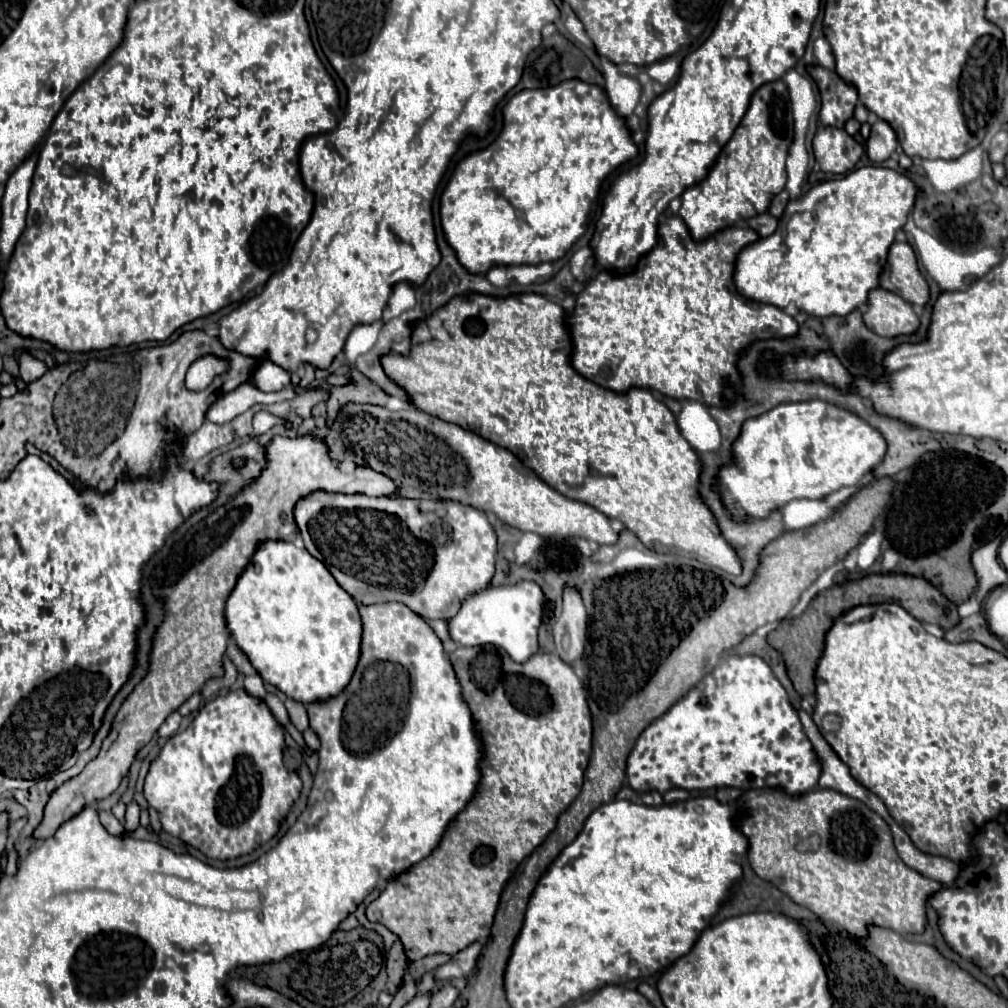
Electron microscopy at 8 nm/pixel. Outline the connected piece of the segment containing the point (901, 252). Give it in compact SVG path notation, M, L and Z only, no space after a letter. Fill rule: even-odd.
M895 242L891 246L887 266L881 274L881 286L917 306L925 306L931 296L929 284L919 272L915 252L905 242Z

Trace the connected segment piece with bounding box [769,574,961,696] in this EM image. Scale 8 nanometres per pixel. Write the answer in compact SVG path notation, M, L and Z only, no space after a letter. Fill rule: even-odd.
M877 574L877 576L865 576L863 580L857 582L847 582L843 586L833 586L825 592L821 592L811 604L809 608L803 612L801 618L783 622L777 630L773 630L769 634L769 644L773 648L777 648L781 652L781 656L785 658L787 664L787 672L793 680L795 690L801 696L813 696L815 694L815 672L817 672L817 662L819 662L819 654L823 652L825 646L825 636L829 632L829 628L833 626L833 622L843 616L845 612L853 610L855 606L863 606L863 604L881 604L881 602L897 602L901 604L911 616L915 616L921 622L927 624L937 624L941 628L953 628L959 624L959 612L957 606L953 608L953 602L945 598L945 594L935 588L931 582L927 582L925 578L917 578L917 576L905 576L905 574Z

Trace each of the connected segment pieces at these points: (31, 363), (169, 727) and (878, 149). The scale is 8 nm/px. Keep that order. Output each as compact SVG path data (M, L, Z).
M21 354L19 358L19 374L21 374L21 380L23 382L33 382L37 378L41 378L45 374L45 364L29 354Z
M173 712L163 724L161 724L161 728L159 728L159 736L161 738L171 738L177 730L179 730L179 726L181 726L181 714L179 712Z
M877 120L871 126L871 136L867 140L867 154L873 162L883 162L887 160L895 148L897 148L897 136L893 128L885 120Z

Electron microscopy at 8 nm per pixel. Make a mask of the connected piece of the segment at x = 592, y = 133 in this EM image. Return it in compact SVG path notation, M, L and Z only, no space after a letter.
M565 80L559 86L553 88L543 88L543 90L521 90L519 94L515 94L503 108L503 130L501 134L483 150L471 152L469 156L465 156L457 168L453 170L441 200L439 200L439 214L441 214L441 226L445 232L445 240L449 242L449 246L455 250L459 264L471 272L471 274L487 274L491 268L495 266L521 266L521 264L541 264L541 262L555 262L559 258L563 258L569 248L573 246L573 242L585 232L585 222L587 222L587 214L591 210L591 202L597 198L599 194L599 184L601 180L611 174L617 166L621 166L623 162L631 160L631 156L637 154L637 146L635 142L631 142L631 132L627 130L623 118L617 116L617 112L613 110L613 106L607 102L605 92L595 86L595 84L585 84L581 80Z

